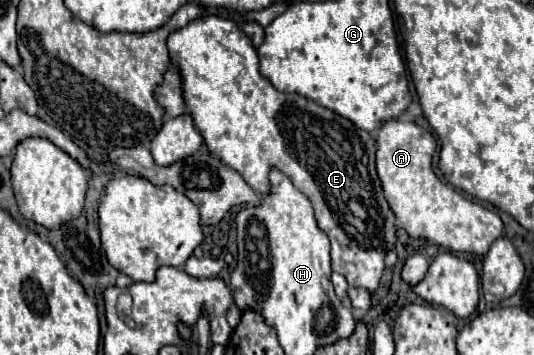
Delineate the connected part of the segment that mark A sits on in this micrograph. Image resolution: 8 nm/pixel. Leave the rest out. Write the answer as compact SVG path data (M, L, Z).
M404 120L382 122L376 130L376 172L388 206L412 238L424 238L452 252L486 254L488 246L502 236L504 224L500 216L438 180L432 170L436 142L428 130L424 134L422 130L418 124Z

